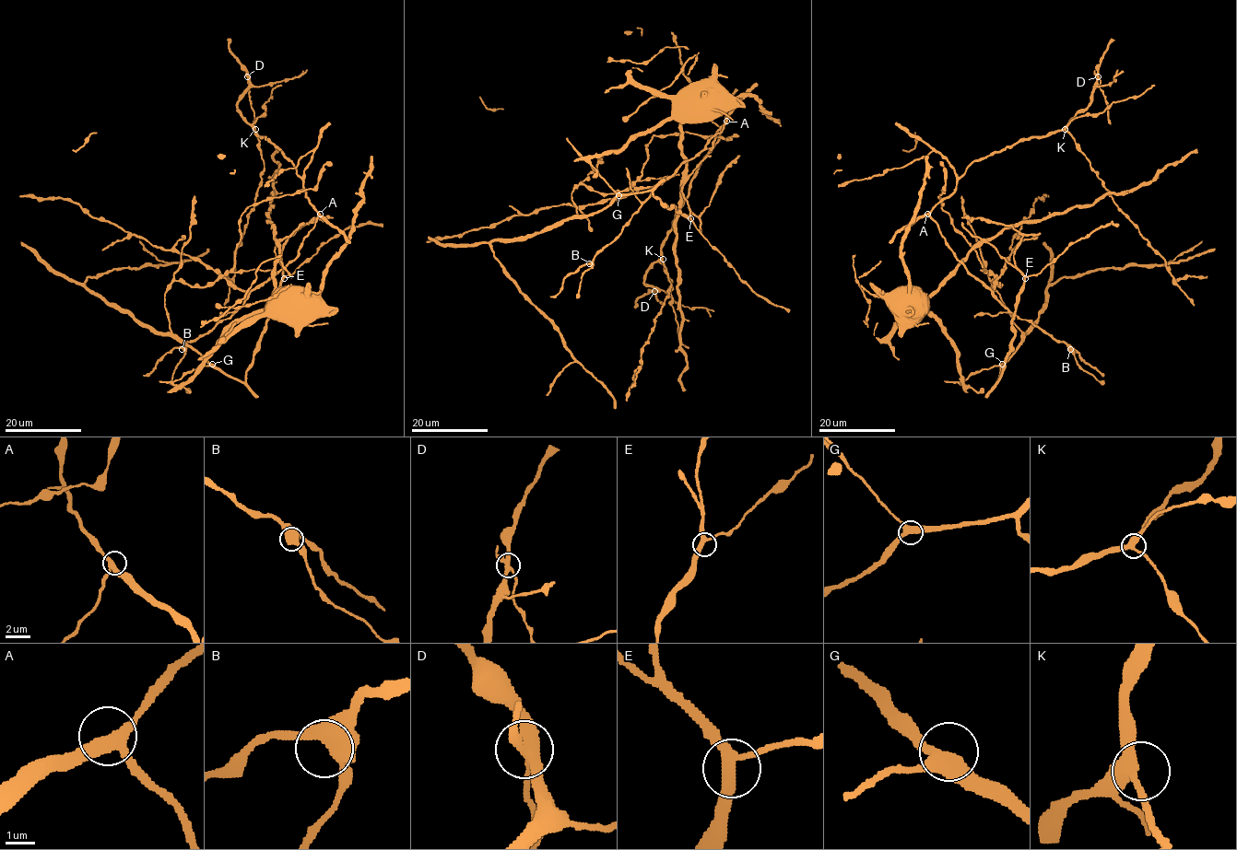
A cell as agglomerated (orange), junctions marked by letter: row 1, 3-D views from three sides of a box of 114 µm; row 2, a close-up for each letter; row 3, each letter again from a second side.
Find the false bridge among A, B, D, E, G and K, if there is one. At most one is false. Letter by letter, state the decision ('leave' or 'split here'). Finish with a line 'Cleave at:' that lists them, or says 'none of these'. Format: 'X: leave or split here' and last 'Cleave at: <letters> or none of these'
A: leave
B: leave
D: split here
E: leave
G: leave
K: leave
Cleave at: D

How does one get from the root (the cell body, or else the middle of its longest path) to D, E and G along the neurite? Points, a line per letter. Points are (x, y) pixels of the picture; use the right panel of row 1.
D: (903, 310), (944, 328), (962, 385), (1016, 350), (999, 276), (929, 213), (973, 162), (1060, 131), (1098, 76)
E: (903, 310), (900, 313), (906, 319), (919, 320), (938, 284), (983, 242), (1025, 278)
G: (903, 310), (896, 318), (913, 320), (927, 311), (944, 328), (956, 352), (962, 385), (971, 375), (1002, 364)

